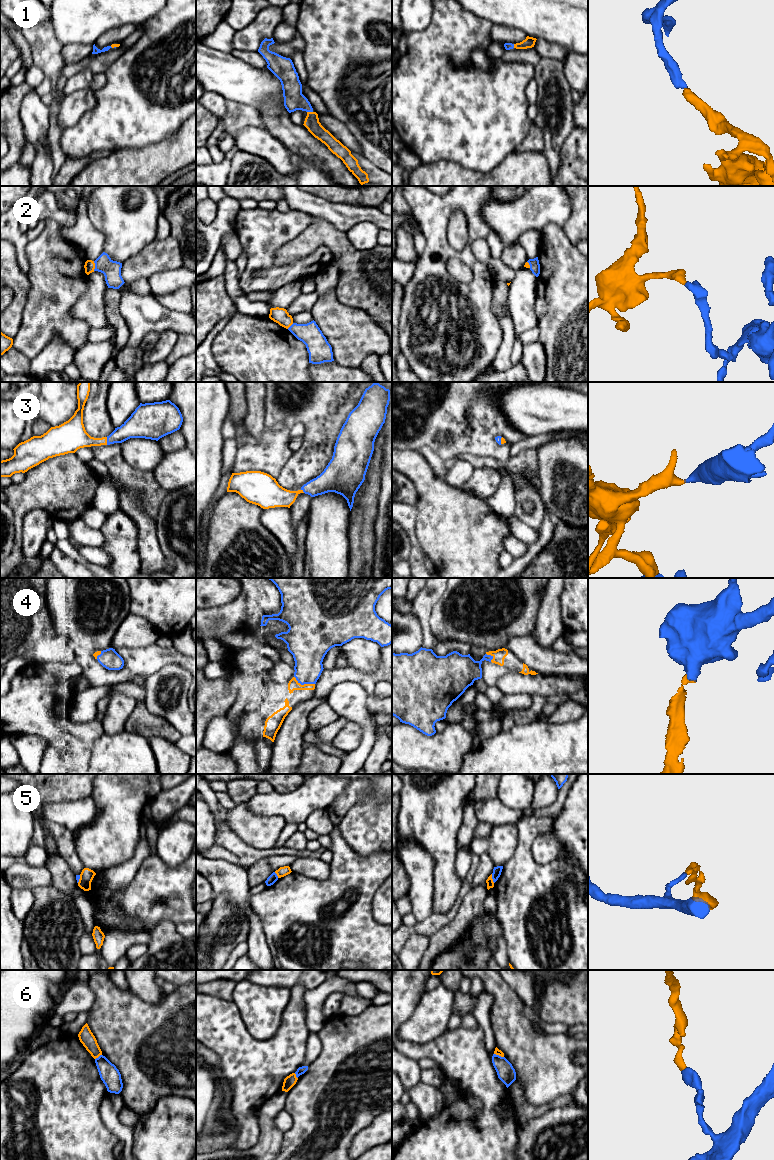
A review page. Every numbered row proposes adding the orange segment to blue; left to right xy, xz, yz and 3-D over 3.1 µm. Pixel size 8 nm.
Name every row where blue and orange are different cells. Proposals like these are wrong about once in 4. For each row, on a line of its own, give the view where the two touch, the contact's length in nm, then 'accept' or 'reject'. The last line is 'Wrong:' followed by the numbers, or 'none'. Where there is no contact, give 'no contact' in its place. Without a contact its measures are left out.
1: meets blue in xz; contact 50 nm long; accept
2: meets blue in xy; contact 80 nm long; reject
3: meets blue in xy; contact 60 nm long; accept
4: meets blue in xz; contact 180 nm long; accept
5: meets blue in yz; contact 80 nm long; reject
6: meets blue in xy; contact 70 nm long; reject
Wrong: 2, 5, 6

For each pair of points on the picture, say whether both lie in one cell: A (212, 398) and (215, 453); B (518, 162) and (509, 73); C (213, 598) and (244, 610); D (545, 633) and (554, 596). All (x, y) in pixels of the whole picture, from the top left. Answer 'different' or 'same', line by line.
A: same
B: different
C: different
D: same

